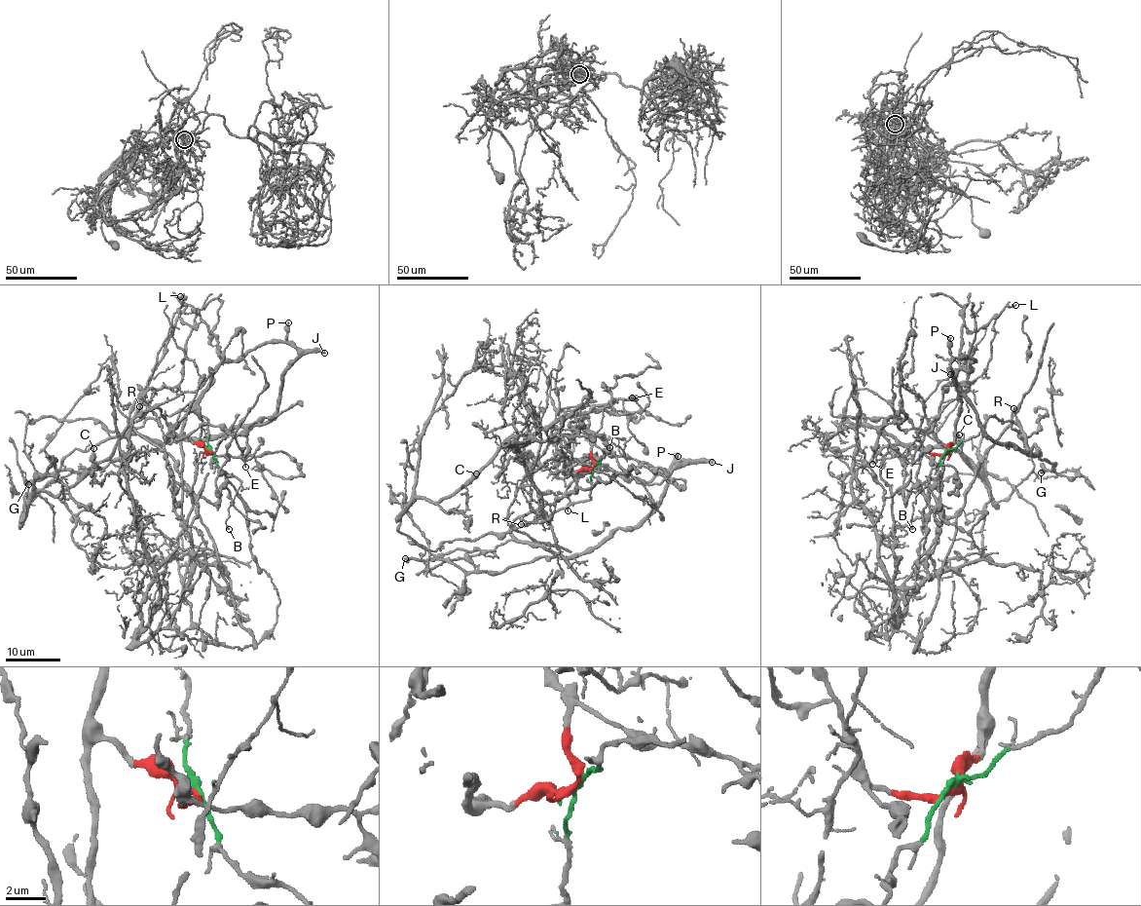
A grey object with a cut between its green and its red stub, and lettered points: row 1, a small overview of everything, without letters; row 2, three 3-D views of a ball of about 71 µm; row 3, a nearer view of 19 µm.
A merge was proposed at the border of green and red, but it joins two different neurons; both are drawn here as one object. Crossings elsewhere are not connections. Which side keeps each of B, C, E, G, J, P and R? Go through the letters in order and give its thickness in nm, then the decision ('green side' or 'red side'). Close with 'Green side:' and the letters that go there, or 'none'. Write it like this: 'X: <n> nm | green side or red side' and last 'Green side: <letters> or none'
B: 160 nm | green side
C: 280 nm | green side
E: 120 nm | red side
G: 500 nm | red side
J: 440 nm | red side
P: 360 nm | red side
R: 140 nm | green side
Green side: B, C, R

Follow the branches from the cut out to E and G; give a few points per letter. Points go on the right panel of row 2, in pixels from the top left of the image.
E: (946, 451), (954, 437), (941, 480), (926, 495), (917, 470), (924, 434), (890, 417), (873, 464)
G: (946, 451), (956, 374), (975, 360), (964, 358), (950, 374), (980, 429), (1038, 450), (1053, 462), (1041, 472)

